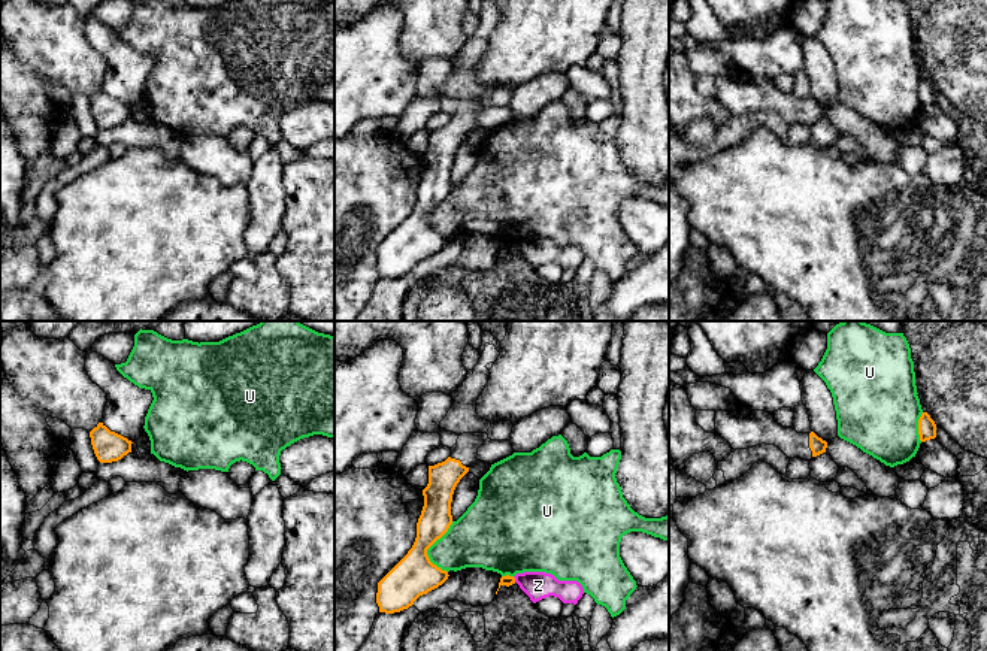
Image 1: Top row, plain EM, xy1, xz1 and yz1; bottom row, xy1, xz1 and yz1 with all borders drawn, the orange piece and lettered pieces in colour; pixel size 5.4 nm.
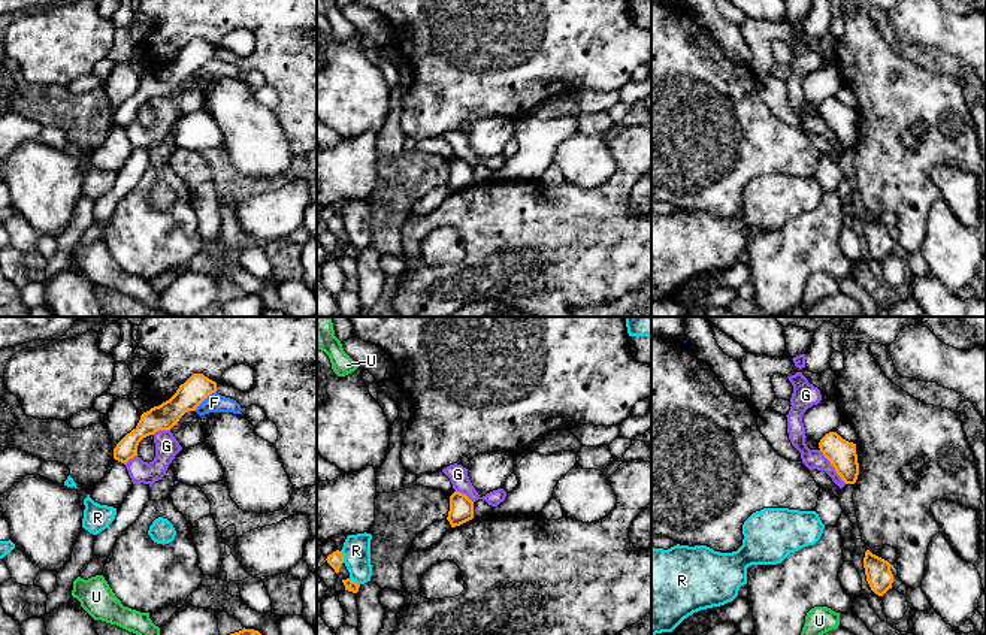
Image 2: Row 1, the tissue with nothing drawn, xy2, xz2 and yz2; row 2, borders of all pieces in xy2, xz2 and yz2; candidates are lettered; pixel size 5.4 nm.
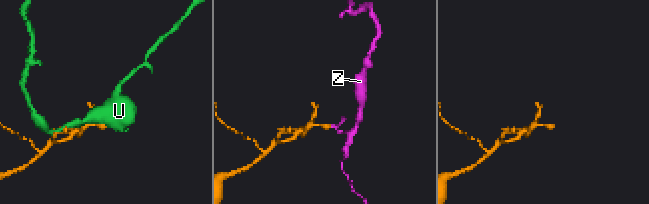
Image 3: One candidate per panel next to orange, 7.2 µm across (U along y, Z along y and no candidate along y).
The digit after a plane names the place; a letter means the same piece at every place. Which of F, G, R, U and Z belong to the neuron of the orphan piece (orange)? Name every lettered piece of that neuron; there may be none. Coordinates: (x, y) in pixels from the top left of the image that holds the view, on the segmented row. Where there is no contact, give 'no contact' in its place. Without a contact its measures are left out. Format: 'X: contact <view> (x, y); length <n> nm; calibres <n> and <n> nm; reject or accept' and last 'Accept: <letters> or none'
F: contact xy2 (205, 398); length 160 nm; calibres 150 and 100 nm; reject
G: contact yz2 (832, 465); length 240 nm; calibres 150 and 110 nm; reject
R: contact xz2 (342, 558); length 70 nm; calibres 80 and 150 nm; reject
U: contact xz1 (427, 548); length 280 nm; calibres 220 and 280 nm; reject
Z: contact xz1 (514, 580); length 40 nm; calibres 50 and 150 nm; reject
Accept: none

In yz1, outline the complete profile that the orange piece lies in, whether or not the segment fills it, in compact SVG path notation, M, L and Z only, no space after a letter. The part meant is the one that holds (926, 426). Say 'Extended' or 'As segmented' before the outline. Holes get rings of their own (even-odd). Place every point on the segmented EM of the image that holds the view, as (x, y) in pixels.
As segmented. M923 412L918 420L918 434L921 442L936 437L936 424L927 412Z

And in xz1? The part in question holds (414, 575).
Extended. M463 433L445 461L429 466L429 484L423 490L424 506L417 523L415 542L408 554L378 582L379 612L394 614L408 609L420 596L448 579L448 572L430 561L427 549L452 524L454 490L478 460L478 448L487 439L487 433Z

